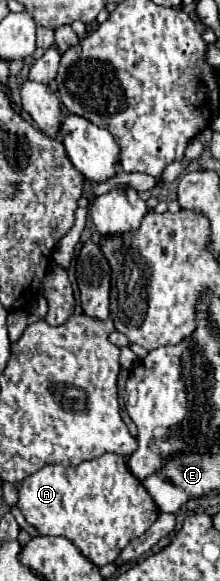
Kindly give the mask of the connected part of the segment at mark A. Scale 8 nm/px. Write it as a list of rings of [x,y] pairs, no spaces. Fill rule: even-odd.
[[[105,453],[77,467],[63,467],[53,463],[45,465],[21,483],[17,507],[21,509],[25,521],[39,529],[39,535],[63,535],[71,539],[81,549],[81,553],[97,565],[113,563],[125,549],[125,545],[131,539],[143,535],[159,515],[159,509],[143,487],[143,483],[127,469],[125,459],[115,453]]]

